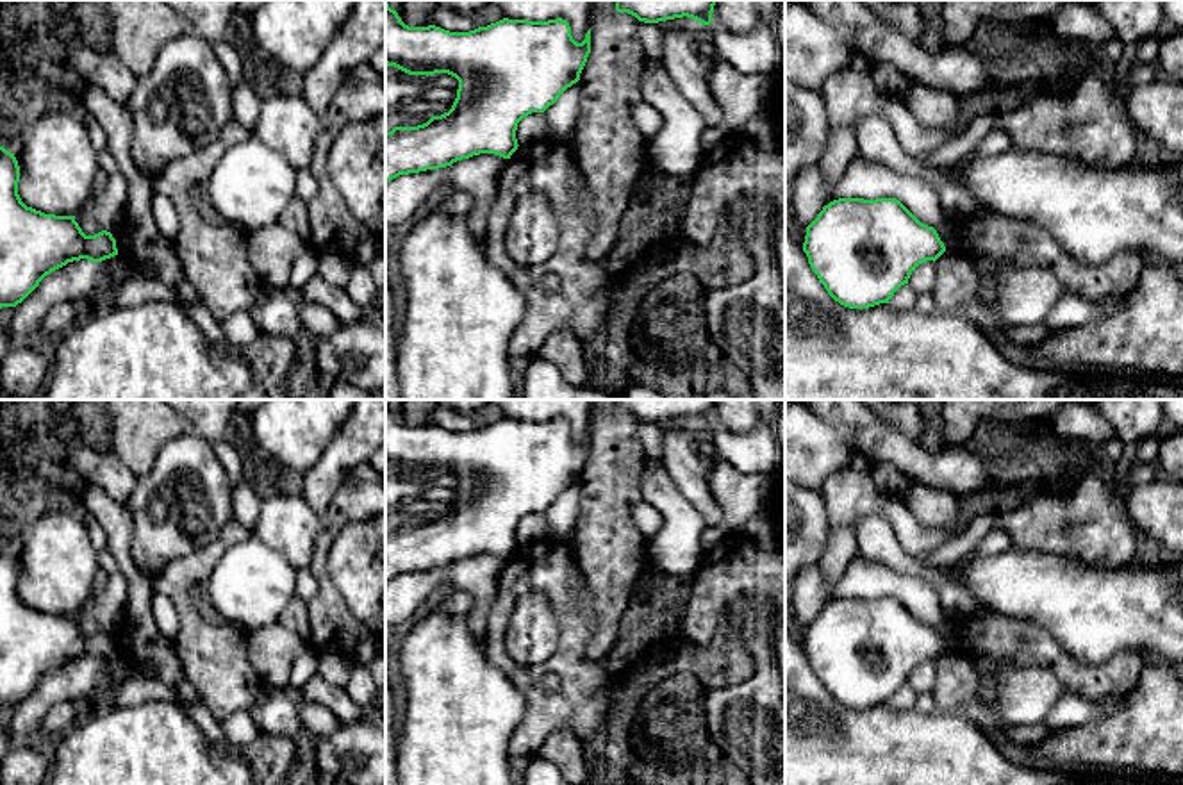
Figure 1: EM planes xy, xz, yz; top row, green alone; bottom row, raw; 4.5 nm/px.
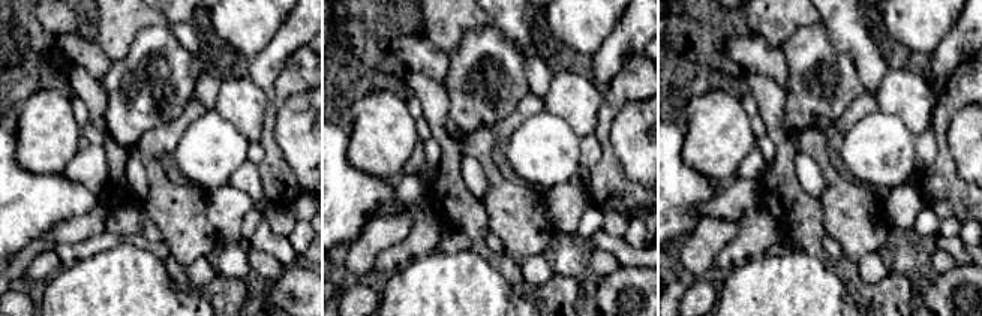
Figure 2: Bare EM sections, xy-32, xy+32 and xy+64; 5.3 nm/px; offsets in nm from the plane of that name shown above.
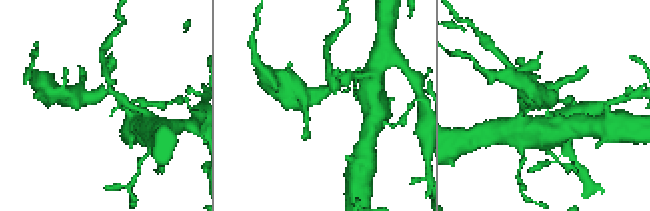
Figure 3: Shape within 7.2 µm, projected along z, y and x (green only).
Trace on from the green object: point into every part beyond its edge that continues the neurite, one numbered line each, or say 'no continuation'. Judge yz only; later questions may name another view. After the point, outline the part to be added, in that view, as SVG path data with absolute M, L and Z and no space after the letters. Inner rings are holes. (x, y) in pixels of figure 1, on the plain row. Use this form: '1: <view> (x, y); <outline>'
no continuation

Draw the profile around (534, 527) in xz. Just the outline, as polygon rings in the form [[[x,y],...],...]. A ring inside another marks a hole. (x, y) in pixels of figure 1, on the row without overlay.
[[[532,512],[517,523],[517,544],[530,544],[550,539],[550,528],[542,512]]]

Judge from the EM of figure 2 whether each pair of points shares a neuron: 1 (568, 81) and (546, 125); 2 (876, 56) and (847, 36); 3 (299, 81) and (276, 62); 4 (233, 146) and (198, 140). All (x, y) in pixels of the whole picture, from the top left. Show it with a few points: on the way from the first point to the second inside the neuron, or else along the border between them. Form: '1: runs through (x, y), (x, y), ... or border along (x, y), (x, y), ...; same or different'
1: border along (544, 110), (559, 116), (579, 137); different
2: runs through (868, 51), (855, 38); same
3: border along (306, 44), (287, 60), (270, 95); different
4: runs through (224, 146), (207, 146); same

